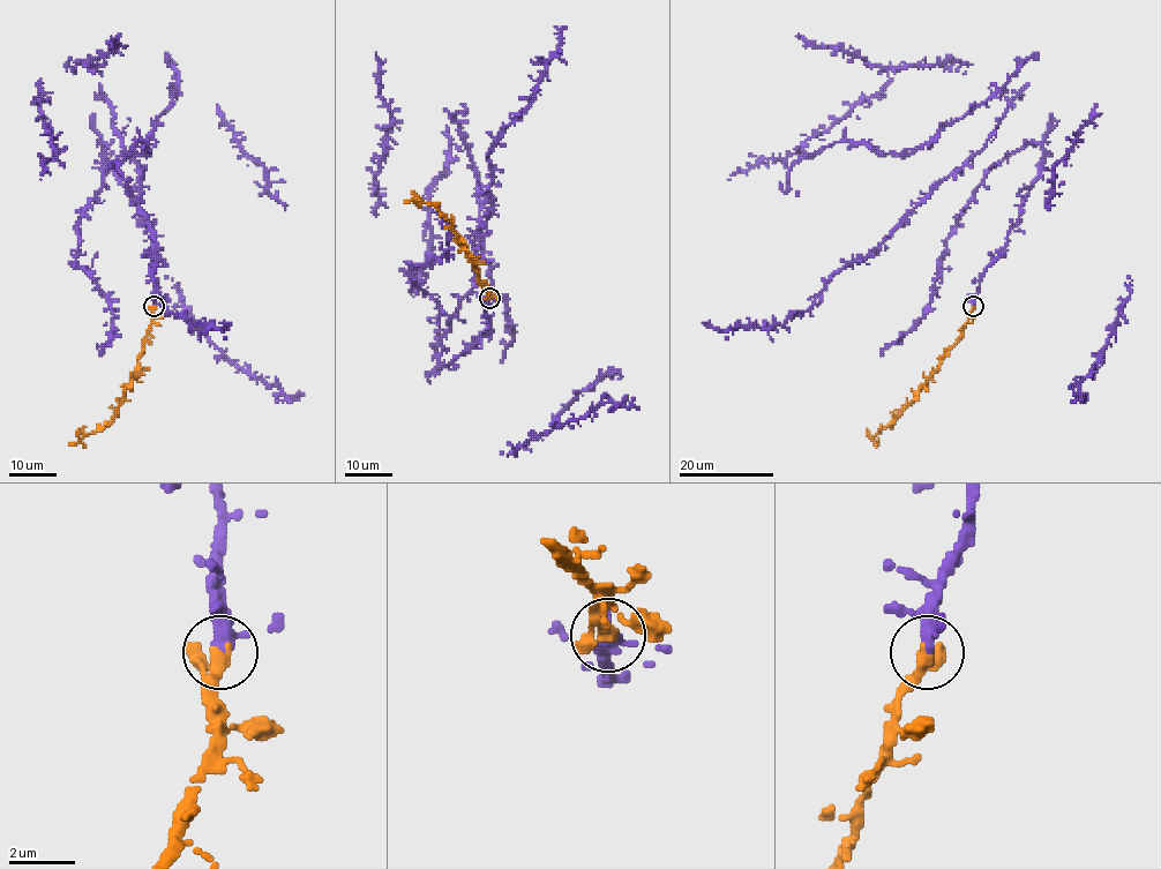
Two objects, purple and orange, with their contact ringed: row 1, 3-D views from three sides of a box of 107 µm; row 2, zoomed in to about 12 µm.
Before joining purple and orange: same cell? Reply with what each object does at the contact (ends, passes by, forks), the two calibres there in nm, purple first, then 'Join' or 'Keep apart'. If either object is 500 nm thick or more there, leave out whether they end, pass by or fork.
At the ring purple passes by. At the ring orange passes by. Thickness 340 nm (purple) against 280 nm. Join

